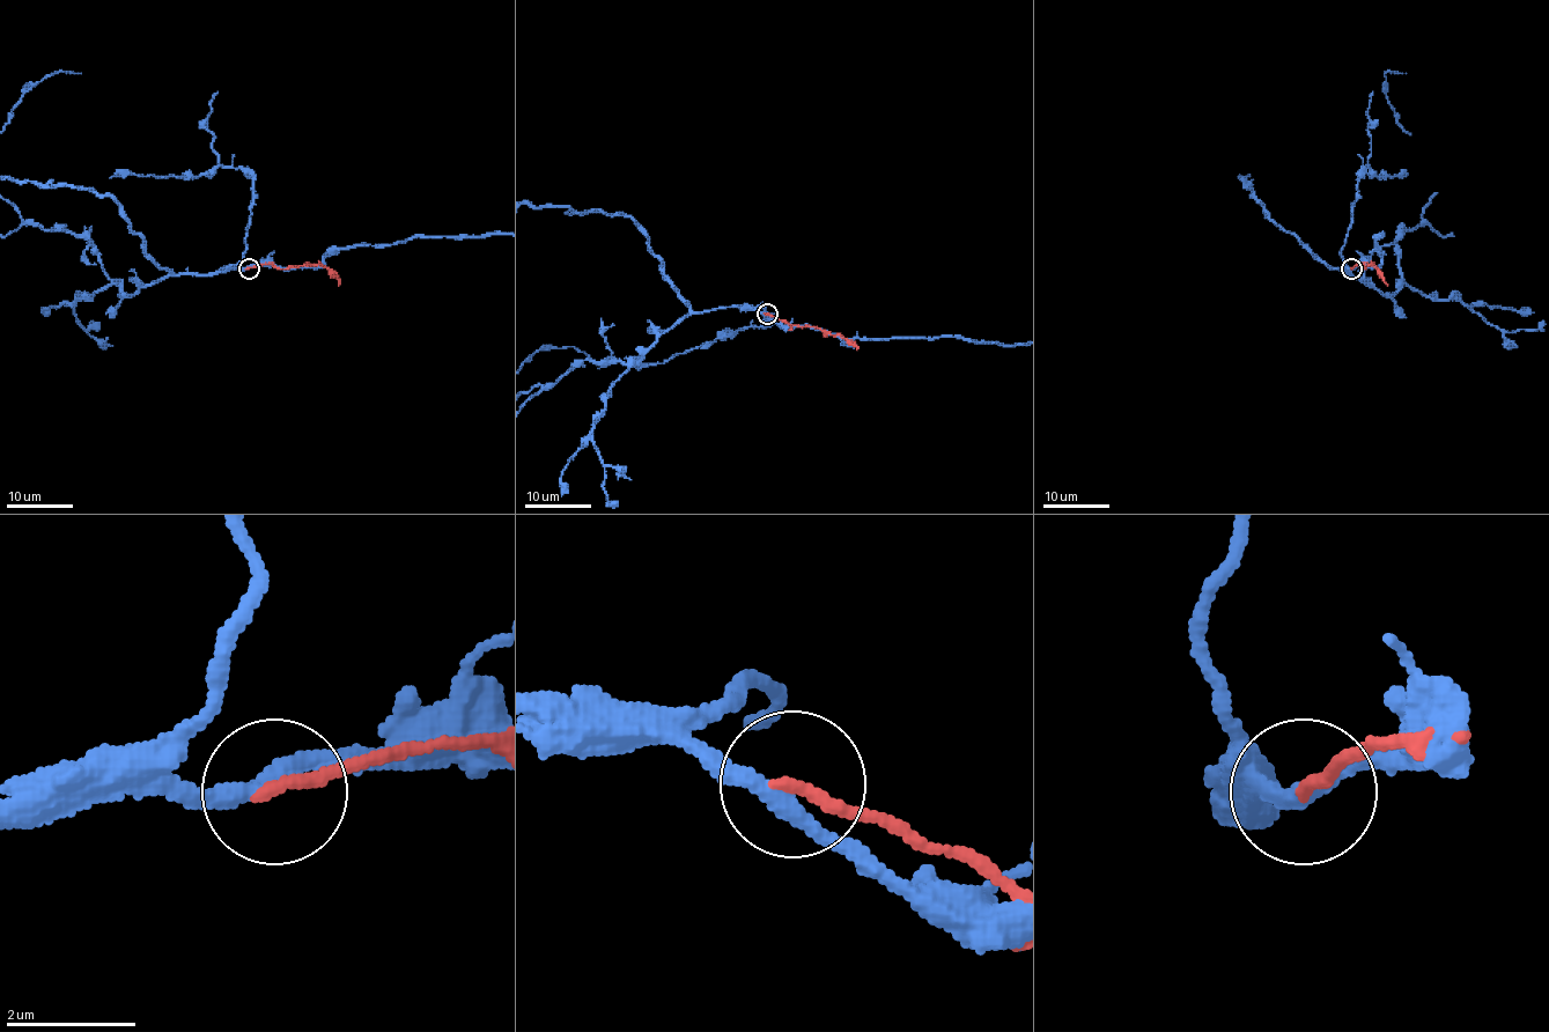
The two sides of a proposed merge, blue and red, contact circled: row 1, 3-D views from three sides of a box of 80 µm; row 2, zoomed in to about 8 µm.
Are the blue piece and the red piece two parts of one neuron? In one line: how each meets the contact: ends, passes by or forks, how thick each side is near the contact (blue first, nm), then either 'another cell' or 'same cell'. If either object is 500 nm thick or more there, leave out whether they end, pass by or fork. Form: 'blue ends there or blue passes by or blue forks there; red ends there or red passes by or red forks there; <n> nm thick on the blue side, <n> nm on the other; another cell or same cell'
blue passes by; red ends there; 240 nm thick on the blue side, 220 nm on the other; another cell

